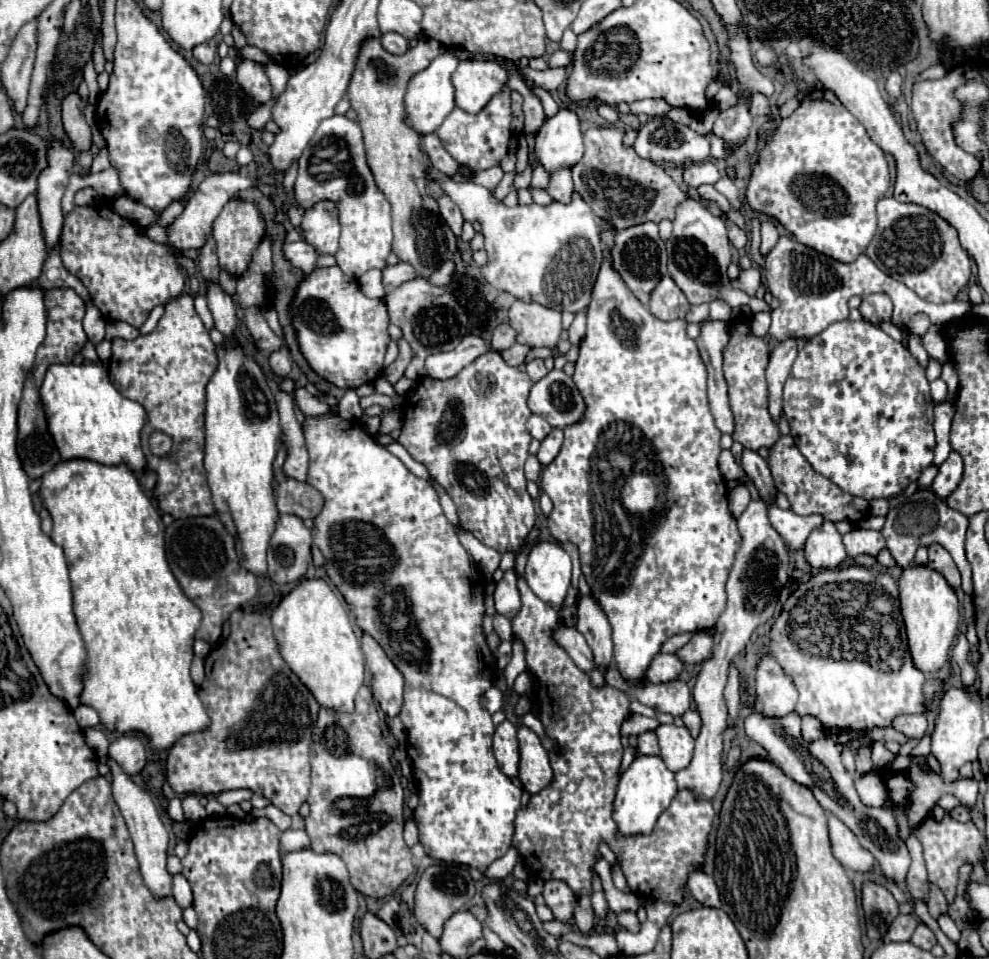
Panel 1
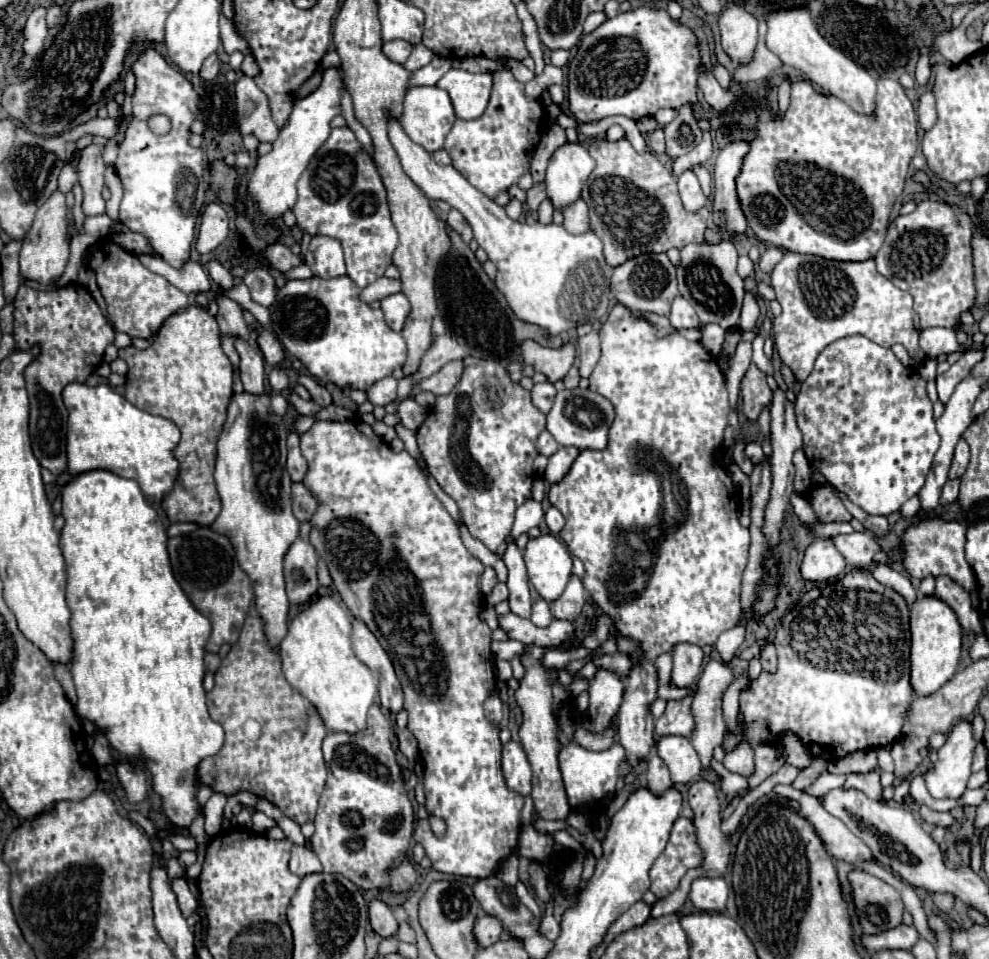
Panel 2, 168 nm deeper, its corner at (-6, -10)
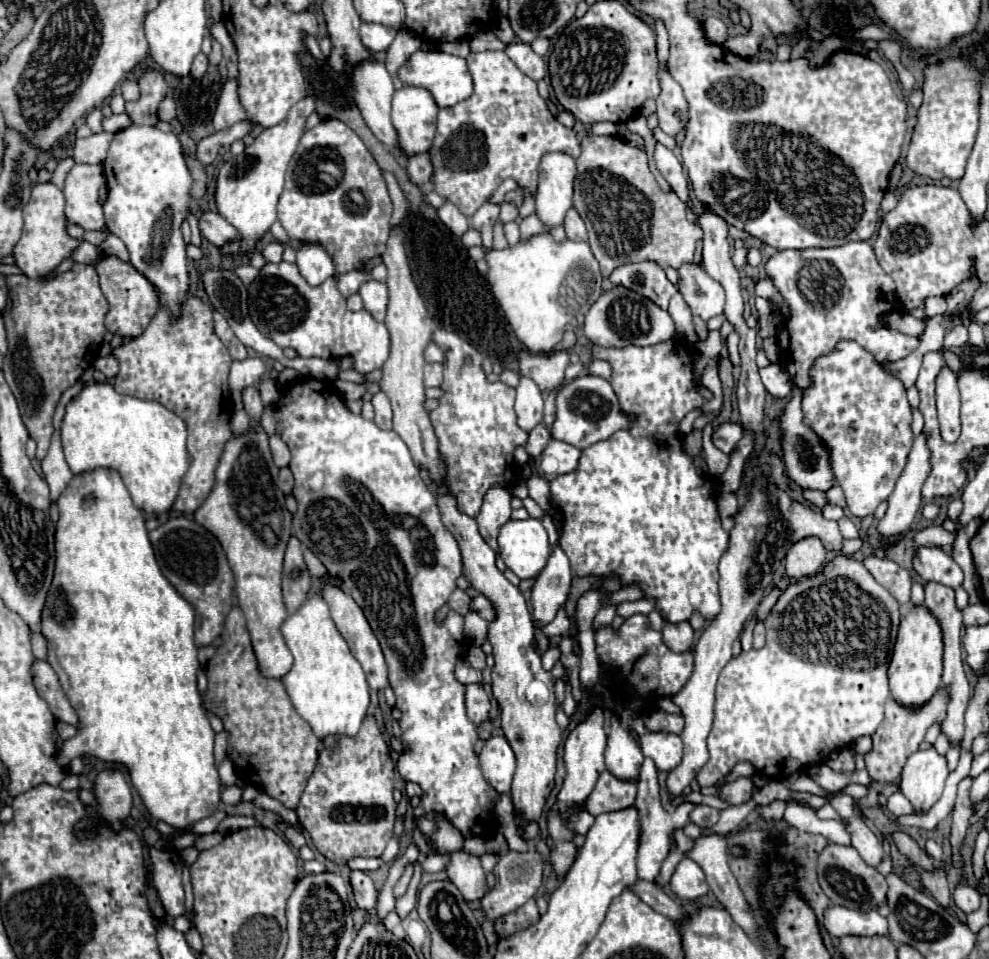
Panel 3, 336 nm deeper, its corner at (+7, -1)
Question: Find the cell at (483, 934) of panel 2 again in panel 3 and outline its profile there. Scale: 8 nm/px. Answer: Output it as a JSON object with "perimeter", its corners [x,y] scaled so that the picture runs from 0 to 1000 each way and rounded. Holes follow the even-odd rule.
{"perimeter":[[[536,884],[534,888],[512,888],[506,893],[499,905],[499,913],[502,924],[485,938],[485,951],[493,959],[504,959],[506,955],[520,951],[542,932],[548,922],[548,893],[540,884]]]}

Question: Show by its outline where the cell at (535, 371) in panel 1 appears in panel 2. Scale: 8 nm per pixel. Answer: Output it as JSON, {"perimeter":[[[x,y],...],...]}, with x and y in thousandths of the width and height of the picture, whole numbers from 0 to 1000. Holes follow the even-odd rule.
{"perimeter":[[[551,397],[551,399],[543,399],[539,406],[537,406],[537,416],[539,416],[539,422],[547,429],[547,431],[555,431],[557,424],[559,424],[559,416],[561,416],[563,408],[561,404]]]}

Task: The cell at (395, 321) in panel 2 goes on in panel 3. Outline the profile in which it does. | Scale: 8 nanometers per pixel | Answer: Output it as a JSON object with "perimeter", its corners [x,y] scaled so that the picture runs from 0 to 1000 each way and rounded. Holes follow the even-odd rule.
{"perimeter":[[[374,292],[364,300],[364,309],[368,313],[368,321],[382,336],[386,336],[388,330],[390,330],[390,319],[392,319],[392,300],[390,300],[390,296]]]}

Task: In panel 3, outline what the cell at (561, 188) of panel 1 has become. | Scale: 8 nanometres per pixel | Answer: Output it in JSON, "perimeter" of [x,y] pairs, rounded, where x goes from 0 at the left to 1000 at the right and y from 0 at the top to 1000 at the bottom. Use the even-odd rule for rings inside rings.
{"perimeter":[[[580,217],[574,219],[574,223],[570,227],[570,240],[572,240],[572,246],[576,250],[595,250],[590,231],[588,231],[588,227],[584,225],[584,221]]]}

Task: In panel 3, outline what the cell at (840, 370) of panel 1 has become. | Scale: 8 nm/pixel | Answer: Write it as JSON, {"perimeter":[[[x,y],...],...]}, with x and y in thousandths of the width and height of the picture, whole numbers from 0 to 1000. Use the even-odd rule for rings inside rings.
{"perimeter":[[[861,355],[847,357],[837,369],[825,373],[819,386],[819,396],[821,400],[811,409],[813,442],[825,450],[837,469],[839,488],[855,515],[859,536],[868,540],[884,536],[888,526],[902,515],[902,507],[906,507],[906,498],[910,498],[918,484],[918,473],[924,461],[922,425],[916,415],[916,403],[904,390],[898,390],[892,380],[874,365],[874,361]]]}

